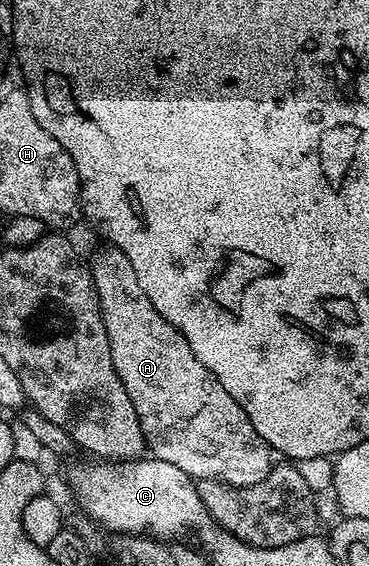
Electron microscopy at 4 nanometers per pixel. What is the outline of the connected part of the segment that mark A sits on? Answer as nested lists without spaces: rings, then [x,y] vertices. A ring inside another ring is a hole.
[[[101,245],[93,256],[88,256],[87,262],[99,297],[107,341],[111,345],[111,361],[119,381],[123,381],[127,397],[131,397],[131,405],[135,405],[139,425],[145,434],[145,446],[152,458],[167,461],[175,465],[175,469],[183,469],[183,473],[192,475],[194,480],[217,479],[221,483],[230,483],[232,487],[246,487],[255,485],[255,481],[263,481],[271,466],[271,449],[263,437],[255,433],[255,425],[251,425],[239,401],[235,401],[235,397],[219,385],[207,365],[191,353],[191,345],[187,345],[183,333],[179,333],[179,329],[168,323],[159,309],[147,301],[147,293],[143,293],[143,285],[139,285],[139,277],[135,277],[127,253],[112,245]]]

